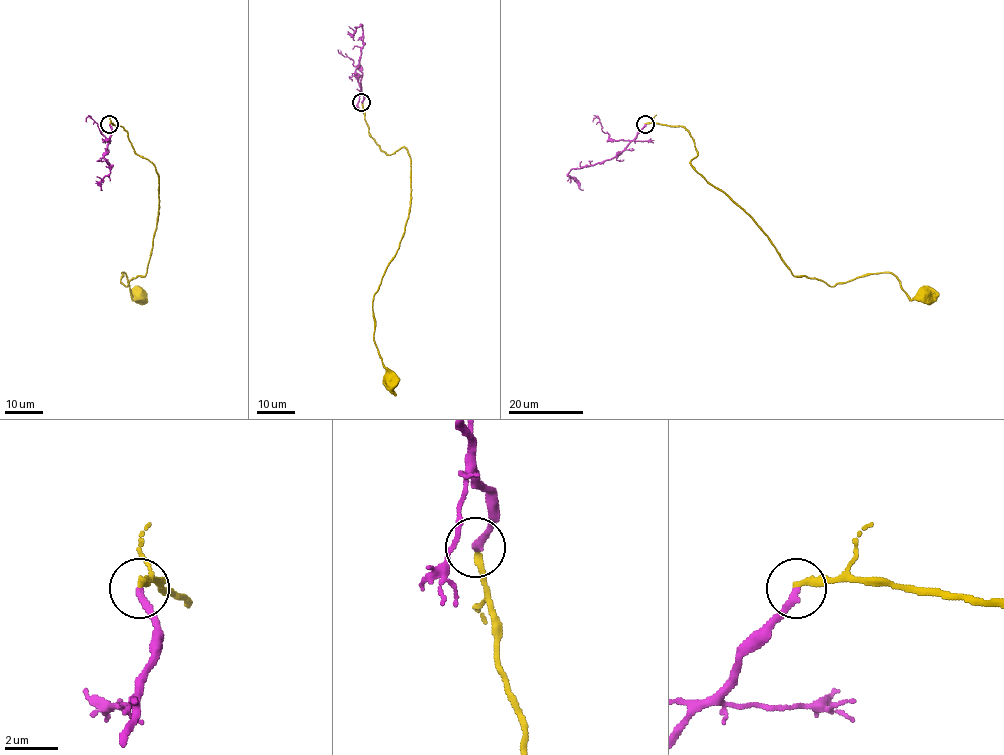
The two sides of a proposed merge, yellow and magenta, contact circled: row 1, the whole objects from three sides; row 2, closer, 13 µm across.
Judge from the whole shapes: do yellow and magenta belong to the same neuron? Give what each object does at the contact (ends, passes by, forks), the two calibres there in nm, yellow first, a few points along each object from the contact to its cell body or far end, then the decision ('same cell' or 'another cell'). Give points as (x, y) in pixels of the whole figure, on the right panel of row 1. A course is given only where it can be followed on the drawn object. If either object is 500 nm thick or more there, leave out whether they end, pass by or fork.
yellow ends there; magenta ends there; 240 nm thick on the yellow side, 280 nm on the other; yellow runs (645, 124), (689, 132), (698, 154), (690, 163), (794, 275), (834, 286), (890, 272), (911, 299), (923, 293); magenta runs (645, 124), (624, 149), (609, 160), (571, 170), (568, 174), (583, 190); another cell

